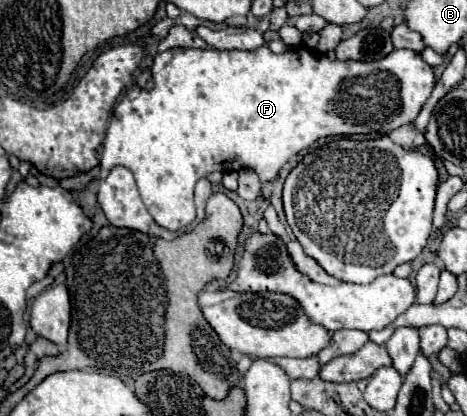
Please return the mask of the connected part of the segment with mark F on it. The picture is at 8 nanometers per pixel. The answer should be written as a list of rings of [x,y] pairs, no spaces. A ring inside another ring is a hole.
[[[266,44],[256,48],[256,50],[200,50],[200,48],[170,48],[166,52],[158,52],[154,56],[154,88],[150,92],[146,92],[144,88],[132,86],[120,100],[120,104],[114,108],[112,114],[112,122],[110,128],[106,132],[106,140],[104,140],[104,150],[102,150],[102,158],[100,158],[100,180],[108,176],[108,172],[114,166],[124,166],[128,168],[138,184],[142,202],[146,204],[148,212],[152,214],[152,218],[168,228],[168,230],[180,230],[184,226],[188,226],[194,218],[196,218],[196,208],[194,208],[194,184],[198,178],[208,176],[214,170],[222,170],[222,166],[232,166],[234,170],[238,168],[252,168],[256,170],[256,174],[260,176],[262,182],[270,182],[278,176],[280,168],[292,158],[296,156],[300,150],[310,148],[318,138],[326,138],[326,136],[352,136],[352,134],[388,134],[408,122],[412,122],[420,108],[424,106],[424,102],[430,98],[430,92],[434,88],[434,72],[432,68],[420,58],[418,52],[414,50],[392,50],[392,54],[376,60],[376,62],[356,62],[356,60],[348,60],[348,62],[340,62],[340,60],[330,60],[328,56],[320,56],[314,50],[306,48],[306,46],[294,46],[288,48],[284,54],[274,54]],[[348,78],[360,78],[358,84],[350,86],[346,92],[342,92],[342,80]]]

